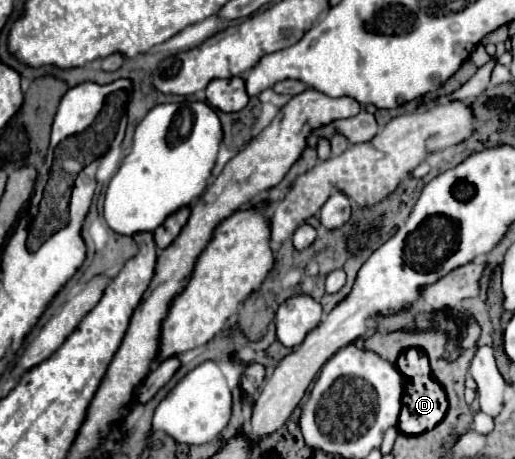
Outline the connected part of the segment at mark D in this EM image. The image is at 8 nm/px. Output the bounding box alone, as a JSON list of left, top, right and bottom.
[397,349,447,435]

